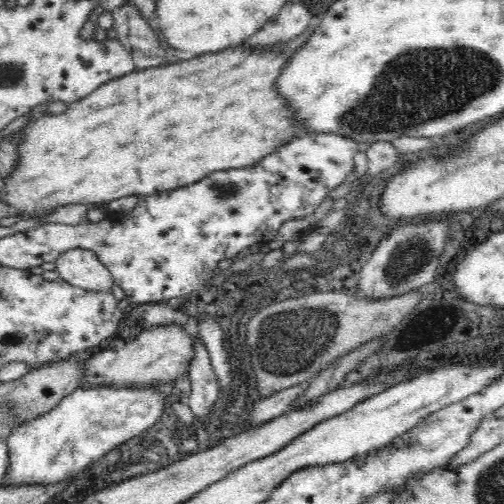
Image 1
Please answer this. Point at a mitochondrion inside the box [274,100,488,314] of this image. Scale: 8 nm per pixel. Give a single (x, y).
(406, 264)

